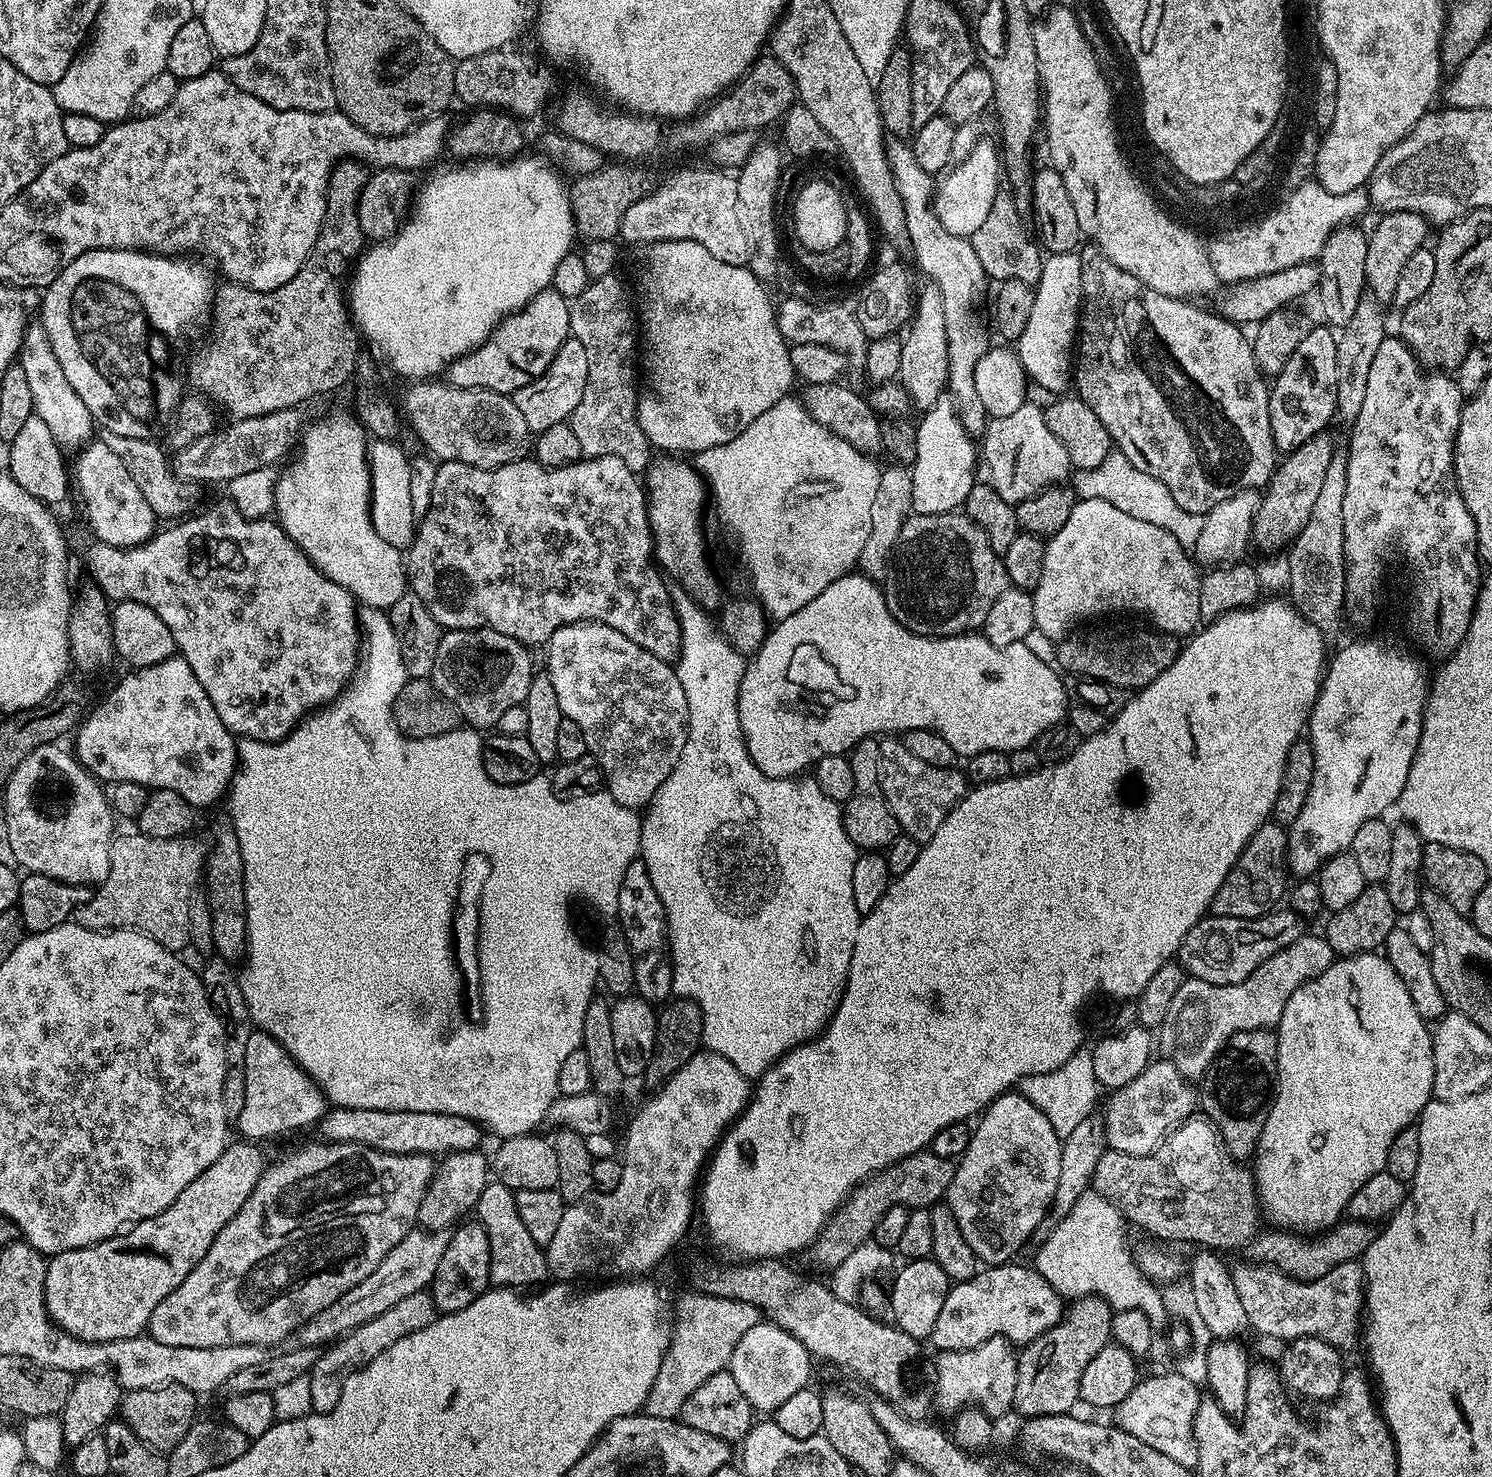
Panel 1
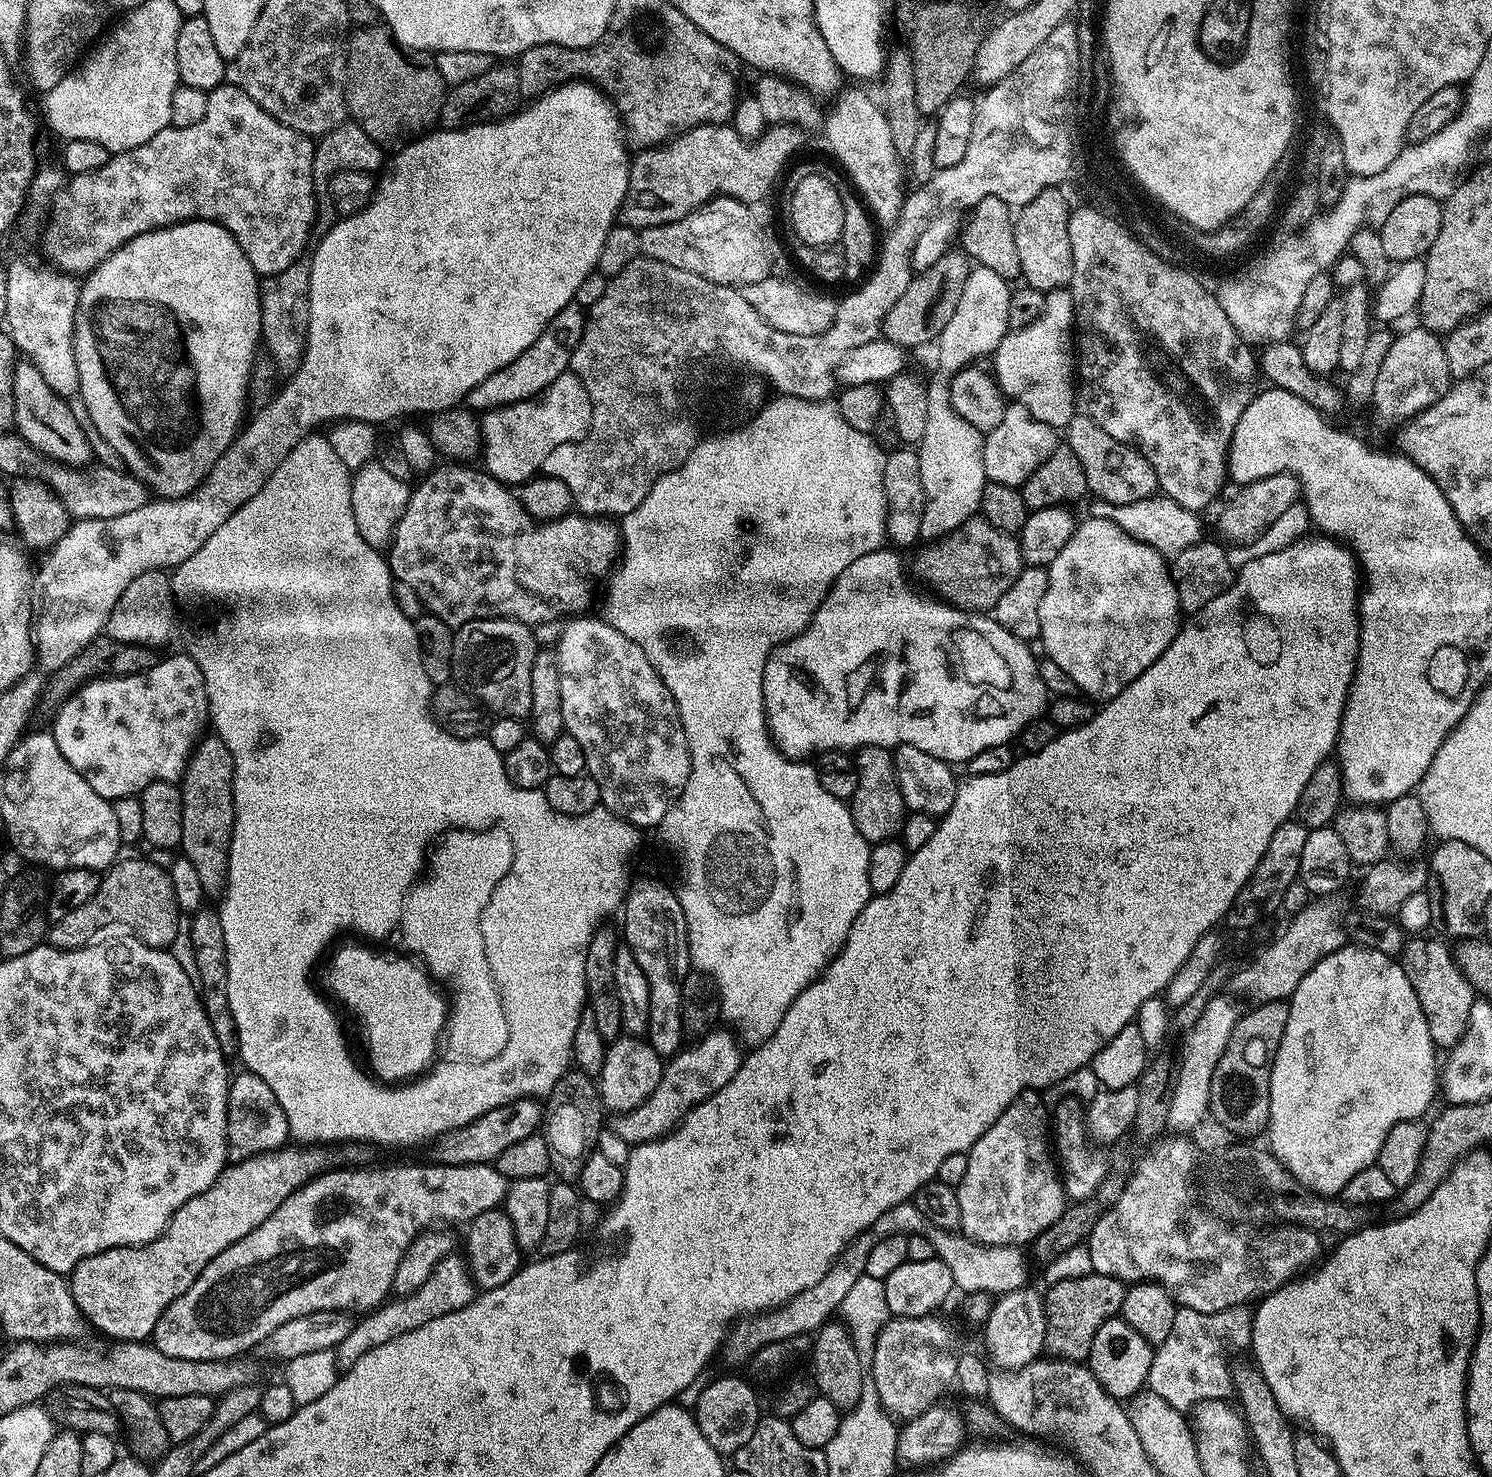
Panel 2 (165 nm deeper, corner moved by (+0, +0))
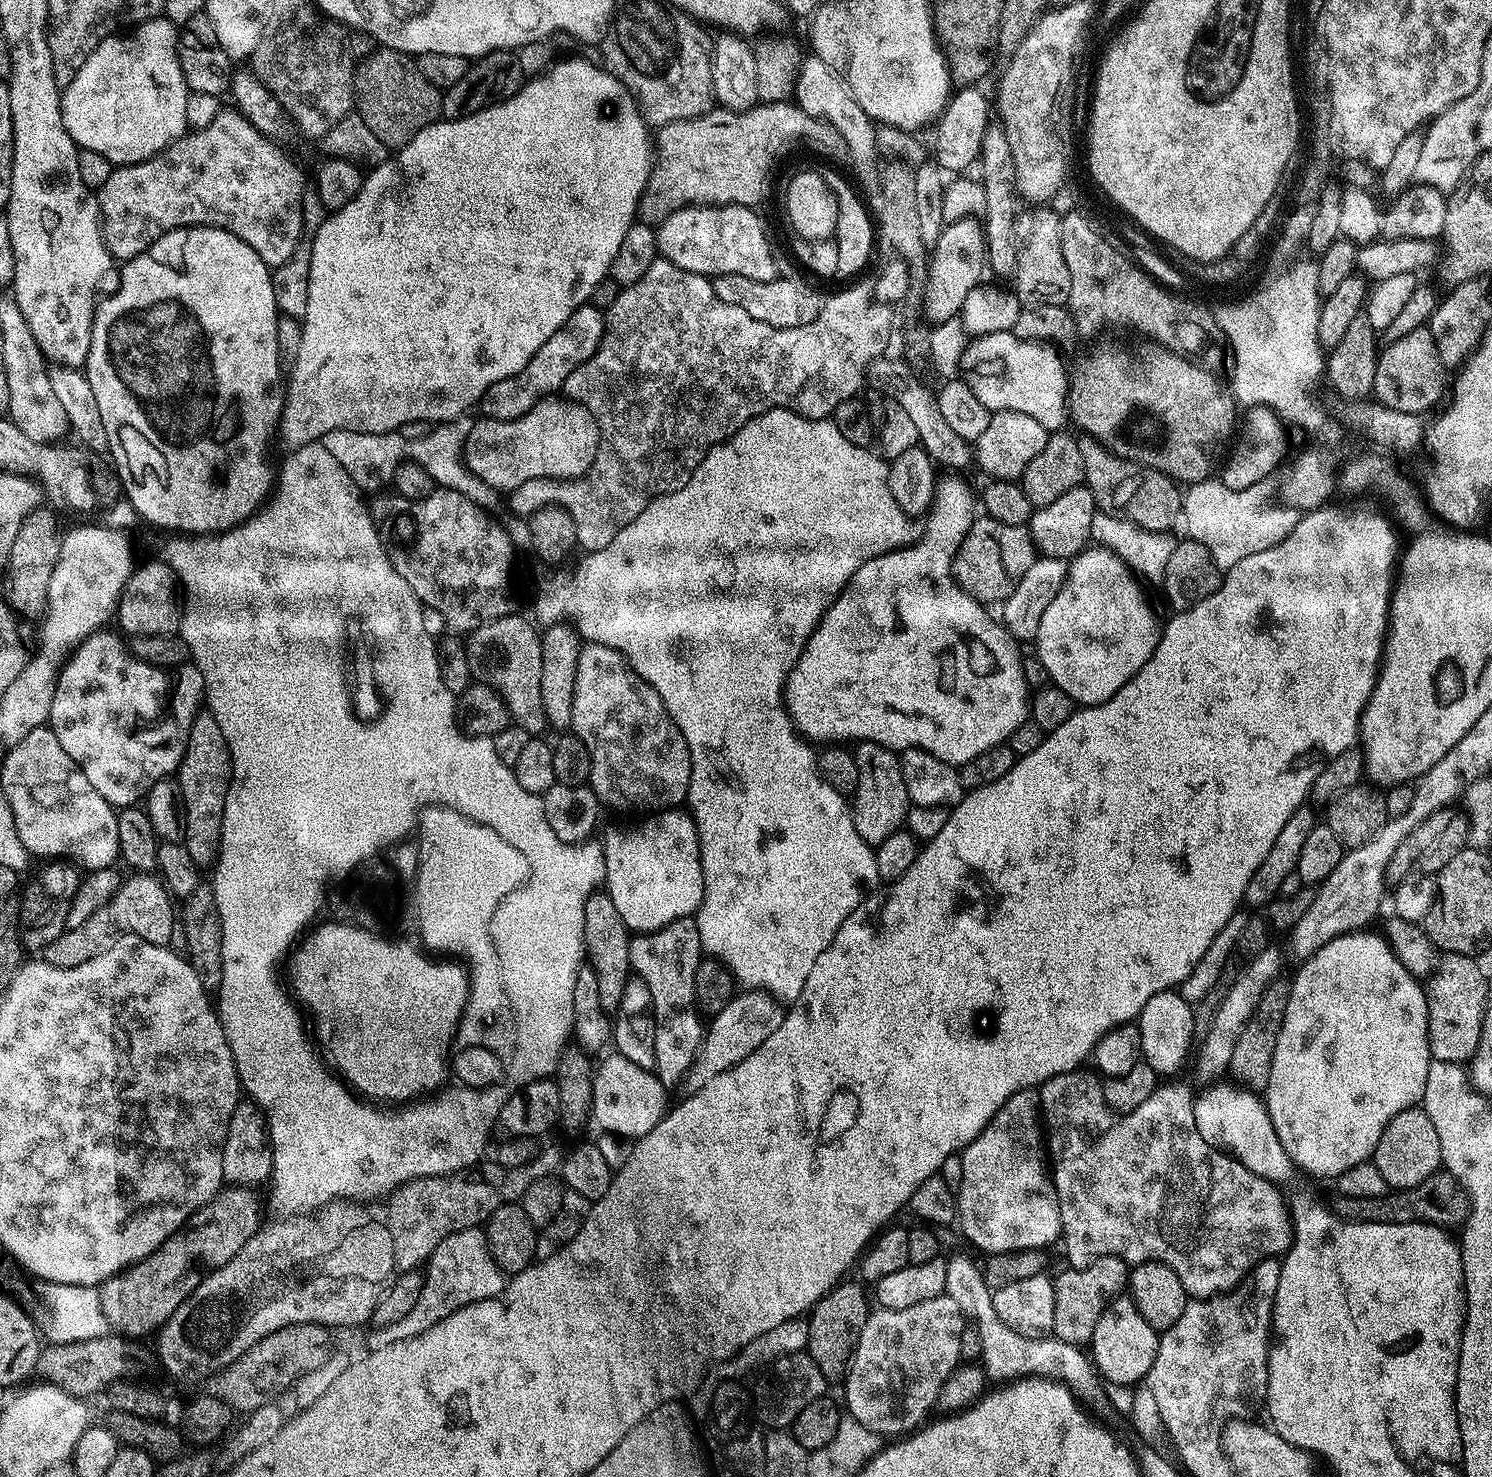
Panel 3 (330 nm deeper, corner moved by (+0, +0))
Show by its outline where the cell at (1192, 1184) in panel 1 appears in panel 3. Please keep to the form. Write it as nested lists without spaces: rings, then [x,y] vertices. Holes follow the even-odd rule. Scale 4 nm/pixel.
[[[1443,1170],[1434,1173],[1426,1182],[1413,1188],[1390,1190],[1378,1198],[1346,1198],[1335,1197],[1334,1208],[1345,1220],[1355,1220],[1358,1224],[1374,1222],[1375,1224],[1432,1224],[1441,1230],[1459,1229],[1467,1220],[1470,1211],[1470,1201],[1462,1185]]]

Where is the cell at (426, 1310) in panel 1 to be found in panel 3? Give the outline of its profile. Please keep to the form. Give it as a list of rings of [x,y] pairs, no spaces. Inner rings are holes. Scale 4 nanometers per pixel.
[[[483,1227],[458,1230],[442,1238],[442,1242],[438,1242],[436,1249],[428,1255],[420,1281],[418,1302],[414,1302],[410,1314],[394,1322],[394,1326],[373,1331],[367,1347],[381,1348],[390,1346],[390,1342],[402,1342],[406,1338],[414,1338],[430,1330],[430,1326],[442,1322],[446,1314],[454,1314],[454,1310],[462,1310],[474,1302],[482,1302],[486,1298],[499,1296],[505,1283],[506,1273],[494,1262],[488,1245],[487,1231]]]

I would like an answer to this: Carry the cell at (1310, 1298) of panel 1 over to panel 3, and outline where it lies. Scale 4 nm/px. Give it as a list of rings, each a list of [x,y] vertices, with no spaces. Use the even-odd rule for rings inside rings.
[[[1077,1070],[1074,1072],[1067,1072],[1066,1074],[1058,1074],[1054,1078],[1050,1078],[1044,1084],[1040,1085],[1038,1091],[1040,1094],[1040,1114],[1042,1117],[1042,1128],[1046,1133],[1046,1152],[1050,1157],[1050,1171],[1052,1174],[1052,1180],[1056,1183],[1056,1193],[1060,1199],[1060,1234],[1062,1237],[1062,1245],[1064,1244],[1064,1256],[1067,1267],[1069,1268],[1087,1268],[1091,1260],[1095,1260],[1097,1256],[1117,1256],[1125,1260],[1130,1266],[1135,1266],[1146,1262],[1147,1260],[1157,1260],[1162,1262],[1166,1266],[1170,1266],[1170,1270],[1174,1270],[1174,1274],[1178,1274],[1178,1279],[1181,1280],[1182,1286],[1186,1286],[1189,1297],[1203,1298],[1206,1296],[1219,1296],[1221,1292],[1227,1292],[1236,1287],[1236,1285],[1242,1283],[1245,1276],[1248,1275],[1248,1271],[1254,1267],[1258,1262],[1267,1260],[1269,1258],[1283,1257],[1284,1253],[1288,1251],[1288,1248],[1292,1244],[1292,1219],[1290,1217],[1290,1208],[1280,1194],[1281,1189],[1277,1185],[1273,1184],[1271,1180],[1267,1180],[1265,1176],[1259,1176],[1254,1174],[1250,1170],[1246,1170],[1246,1166],[1242,1166],[1236,1160],[1233,1160],[1227,1152],[1222,1152],[1220,1149],[1215,1148],[1210,1142],[1206,1142],[1206,1138],[1202,1138],[1202,1134],[1198,1134],[1198,1126],[1194,1122],[1194,1106],[1196,1101],[1194,1099],[1194,1092],[1191,1092],[1184,1084],[1172,1084],[1176,1082],[1164,1082],[1161,1083],[1155,1090],[1154,1094],[1150,1094],[1150,1098],[1146,1098],[1146,1102],[1142,1102],[1142,1106],[1138,1106],[1134,1110],[1123,1114],[1117,1114],[1112,1111],[1112,1108],[1104,1100],[1104,1085],[1101,1077],[1097,1075],[1095,1071],[1089,1070]]]

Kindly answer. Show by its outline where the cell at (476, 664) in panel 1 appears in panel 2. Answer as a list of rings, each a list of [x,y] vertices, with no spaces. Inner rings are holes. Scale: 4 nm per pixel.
[[[475,620],[455,629],[452,638],[452,680],[497,717],[527,717],[530,670],[538,651],[535,631],[517,620]]]

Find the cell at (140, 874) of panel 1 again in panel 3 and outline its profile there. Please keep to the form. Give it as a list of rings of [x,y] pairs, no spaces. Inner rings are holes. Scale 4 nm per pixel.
[[[132,874],[129,880],[127,877],[121,883],[114,898],[110,898],[110,902],[106,902],[106,906],[94,914],[94,918],[86,918],[86,922],[77,928],[68,928],[58,938],[54,938],[50,946],[43,948],[42,959],[50,966],[59,968],[82,966],[82,962],[86,962],[89,955],[101,947],[101,940],[111,941],[114,934],[137,936],[151,944],[171,945],[172,932],[174,936],[178,928],[178,916],[171,902],[168,889],[155,875]]]

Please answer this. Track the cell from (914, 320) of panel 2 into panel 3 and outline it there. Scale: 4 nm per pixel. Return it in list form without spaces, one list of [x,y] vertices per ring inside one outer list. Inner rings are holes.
[[[975,215],[945,223],[936,247],[930,250],[928,261],[924,309],[929,321],[954,319],[963,313],[970,290],[974,290],[985,279],[987,258],[988,243],[984,240],[984,226]]]

